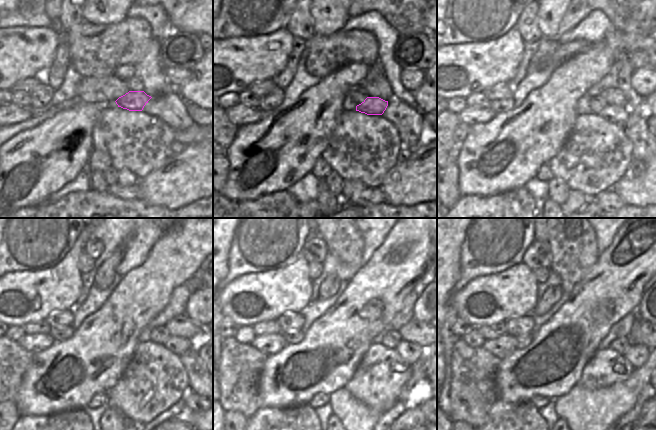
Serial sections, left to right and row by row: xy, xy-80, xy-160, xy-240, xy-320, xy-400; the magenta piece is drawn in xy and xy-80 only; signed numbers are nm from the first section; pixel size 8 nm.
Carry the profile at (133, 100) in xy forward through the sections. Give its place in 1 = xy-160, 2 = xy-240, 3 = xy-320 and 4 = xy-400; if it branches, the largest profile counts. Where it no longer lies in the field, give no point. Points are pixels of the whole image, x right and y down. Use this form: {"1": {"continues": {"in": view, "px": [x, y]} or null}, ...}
{"1": {"continues": {"in": "xy-160", "px": [618, 115]}}, "2": {"continues": {"in": "xy-240", "px": [177, 345]}}, "3": {"continues": {"in": "xy-320", "px": [411, 353]}}, "4": {"continues": {"in": "xy-400", "px": [636, 355]}}}

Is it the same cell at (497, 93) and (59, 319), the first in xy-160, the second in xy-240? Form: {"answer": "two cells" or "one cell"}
{"answer": "one cell"}

